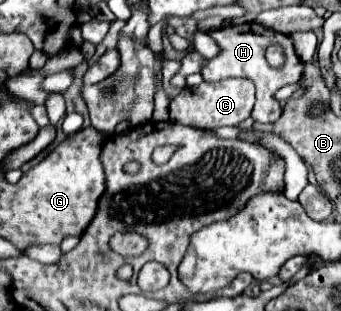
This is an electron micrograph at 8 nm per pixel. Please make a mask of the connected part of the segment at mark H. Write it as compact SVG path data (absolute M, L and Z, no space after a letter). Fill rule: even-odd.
M248 22L248 24L240 24L240 26L226 26L226 28L220 28L220 30L212 30L208 32L222 48L222 54L208 60L208 64L204 66L202 70L202 76L206 82L218 82L218 80L224 80L224 78L250 78L256 86L256 108L254 108L254 120L256 122L274 122L280 118L282 114L282 106L280 102L274 98L274 94L286 86L286 84L294 84L302 78L304 74L304 62L300 60L300 56L296 54L296 48L292 50L288 46L288 40L292 40L288 34L282 34L282 32L276 32L276 30L270 30L258 22ZM270 44L286 44L284 46L284 52L286 52L286 64L284 68L280 70L274 70L268 66L266 58L264 58L264 52L266 52L266 46Z

